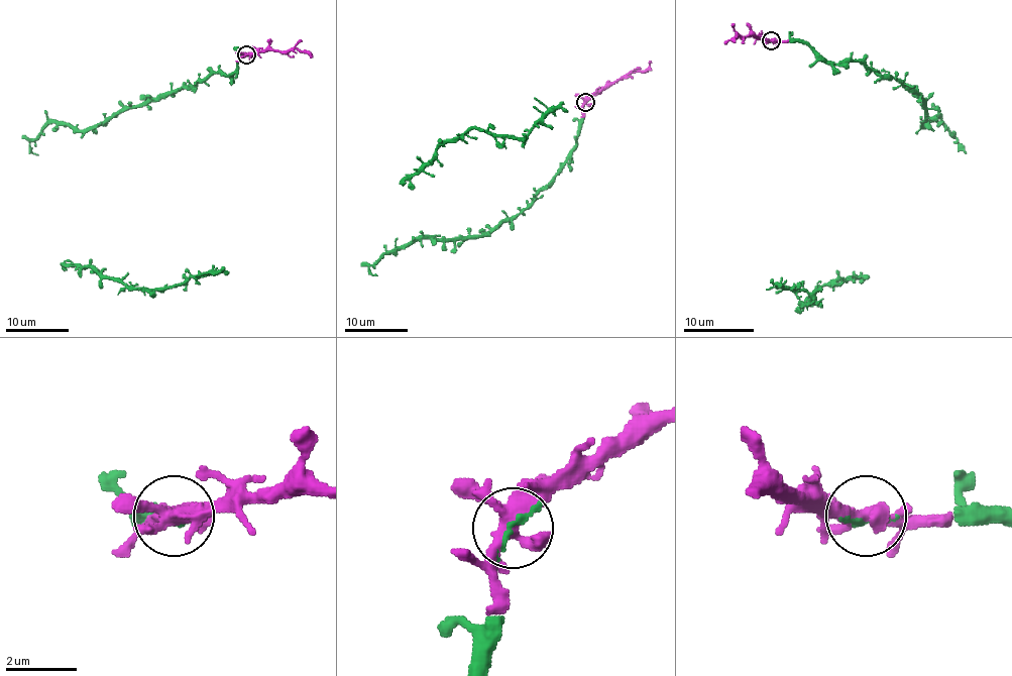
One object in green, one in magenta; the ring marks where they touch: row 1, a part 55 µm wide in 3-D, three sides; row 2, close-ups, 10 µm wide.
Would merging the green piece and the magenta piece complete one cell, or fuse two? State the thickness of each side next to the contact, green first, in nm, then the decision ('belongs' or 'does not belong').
calibres 140 and 400 nm; belongs

